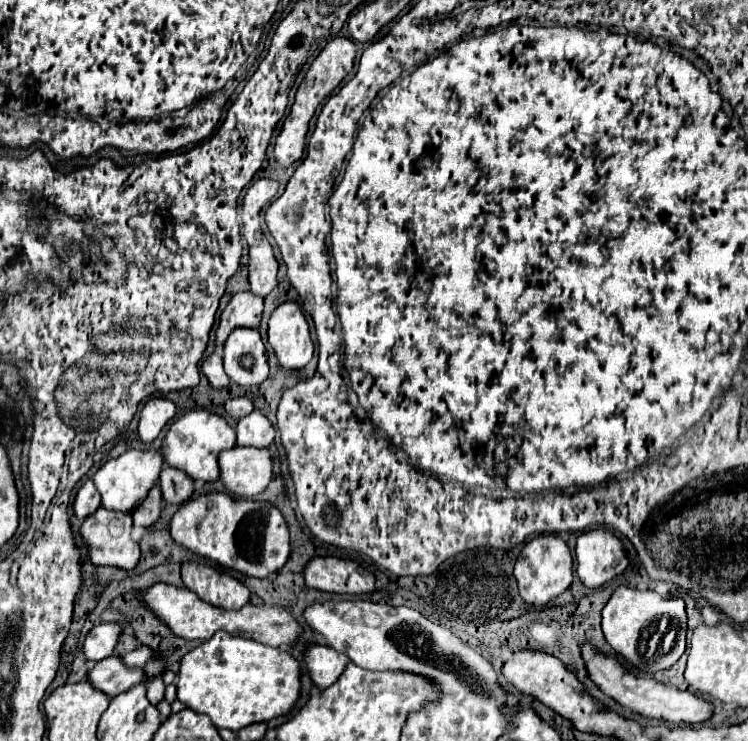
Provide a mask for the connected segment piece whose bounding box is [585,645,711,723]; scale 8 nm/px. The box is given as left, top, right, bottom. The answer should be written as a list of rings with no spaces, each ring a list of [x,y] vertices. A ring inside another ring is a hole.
[[[585,645],[585,663],[589,677],[593,677],[593,683],[609,697],[613,697],[621,707],[645,715],[645,717],[657,717],[671,723],[699,723],[709,719],[711,705],[703,699],[697,699],[689,691],[679,691],[675,687],[657,683],[655,679],[641,679],[633,673],[625,671],[613,657],[605,657],[599,651],[593,651],[593,647]]]

